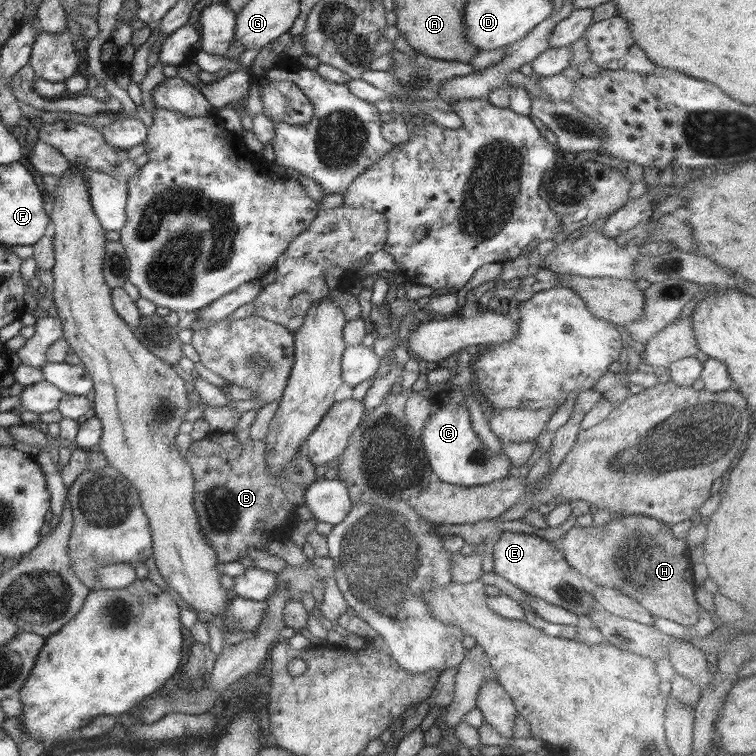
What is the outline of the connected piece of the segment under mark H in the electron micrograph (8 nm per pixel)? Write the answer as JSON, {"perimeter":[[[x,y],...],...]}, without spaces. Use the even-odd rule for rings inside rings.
{"perimeter":[[[641,515],[618,516],[601,526],[571,527],[556,543],[568,566],[586,582],[597,586],[620,590],[630,599],[635,599],[652,617],[666,618],[681,626],[693,626],[702,613],[694,599],[697,586],[690,576],[691,563],[687,555],[687,543],[674,539],[670,526],[661,521]]]}

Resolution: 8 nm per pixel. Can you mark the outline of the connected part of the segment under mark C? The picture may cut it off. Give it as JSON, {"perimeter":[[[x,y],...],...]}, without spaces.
{"perimeter":[[[447,404],[437,412],[432,412],[420,428],[418,436],[433,477],[441,482],[460,487],[487,484],[505,478],[511,467],[504,454],[497,455],[489,451],[473,433],[468,412],[462,404]]]}

